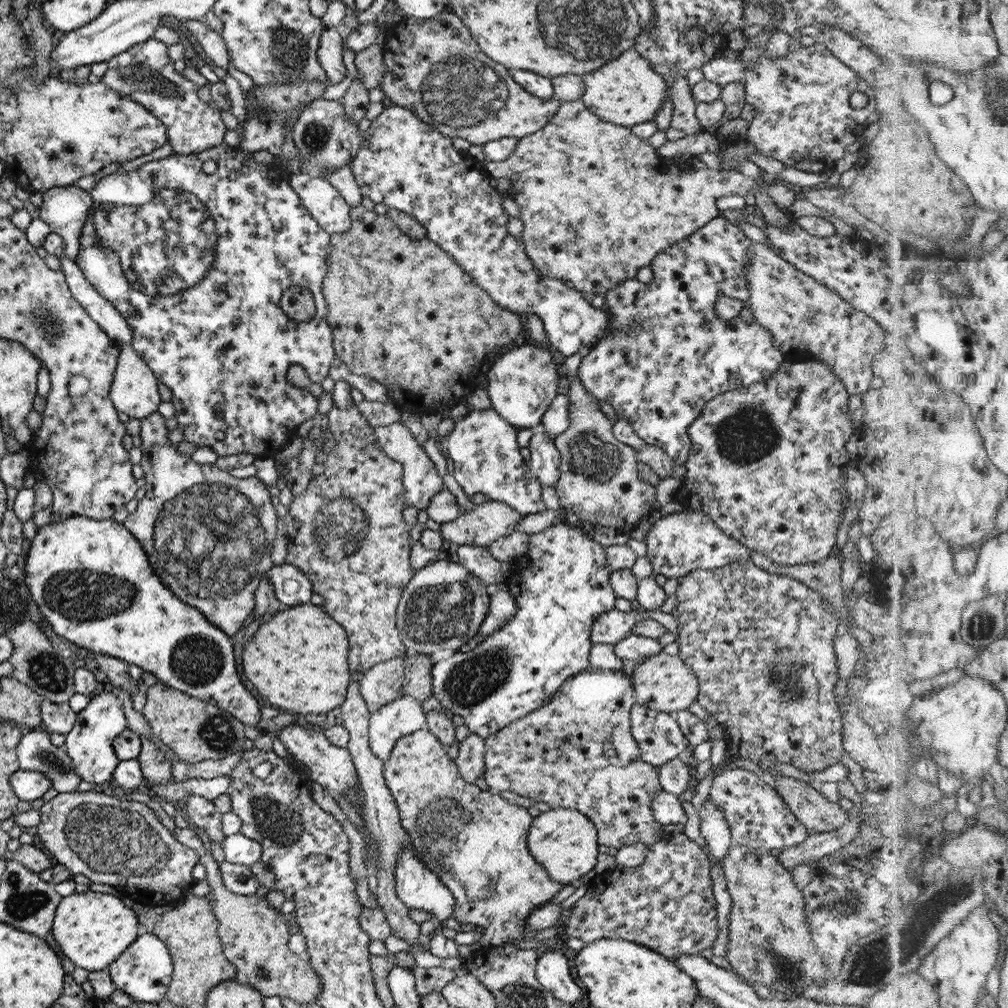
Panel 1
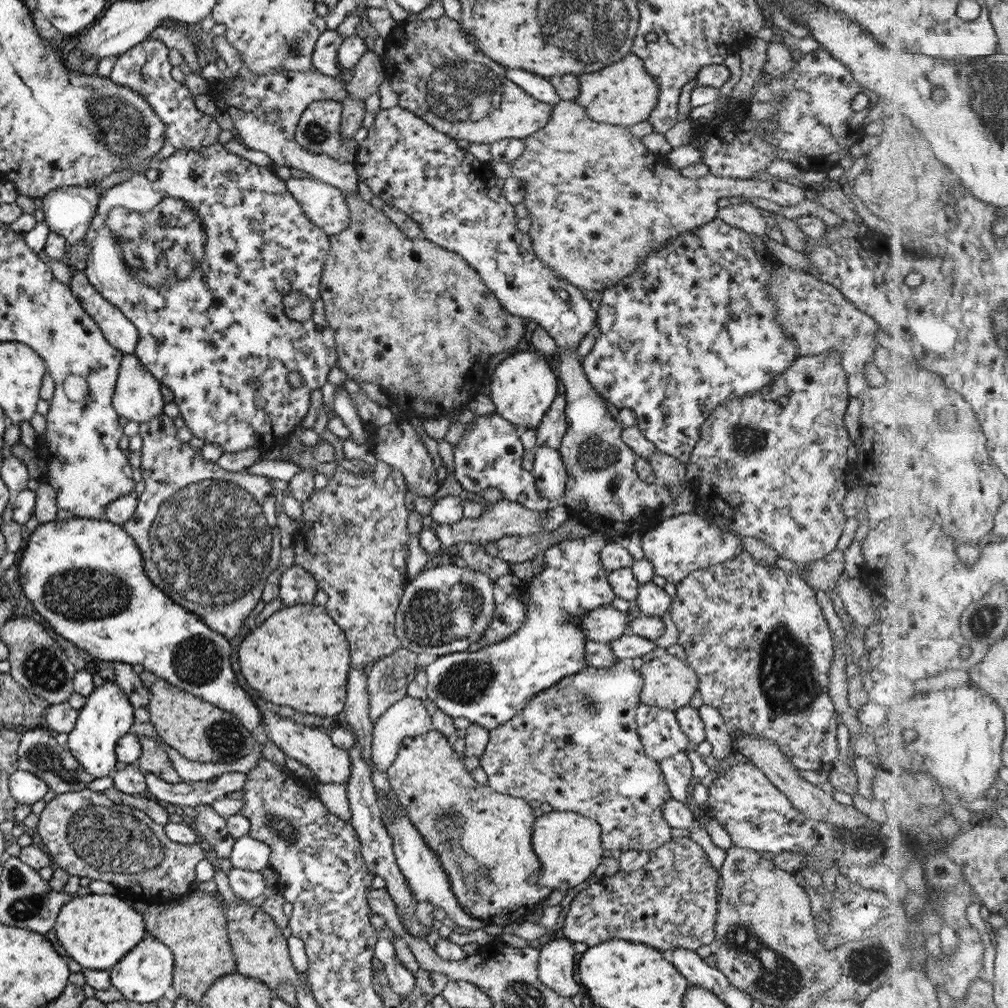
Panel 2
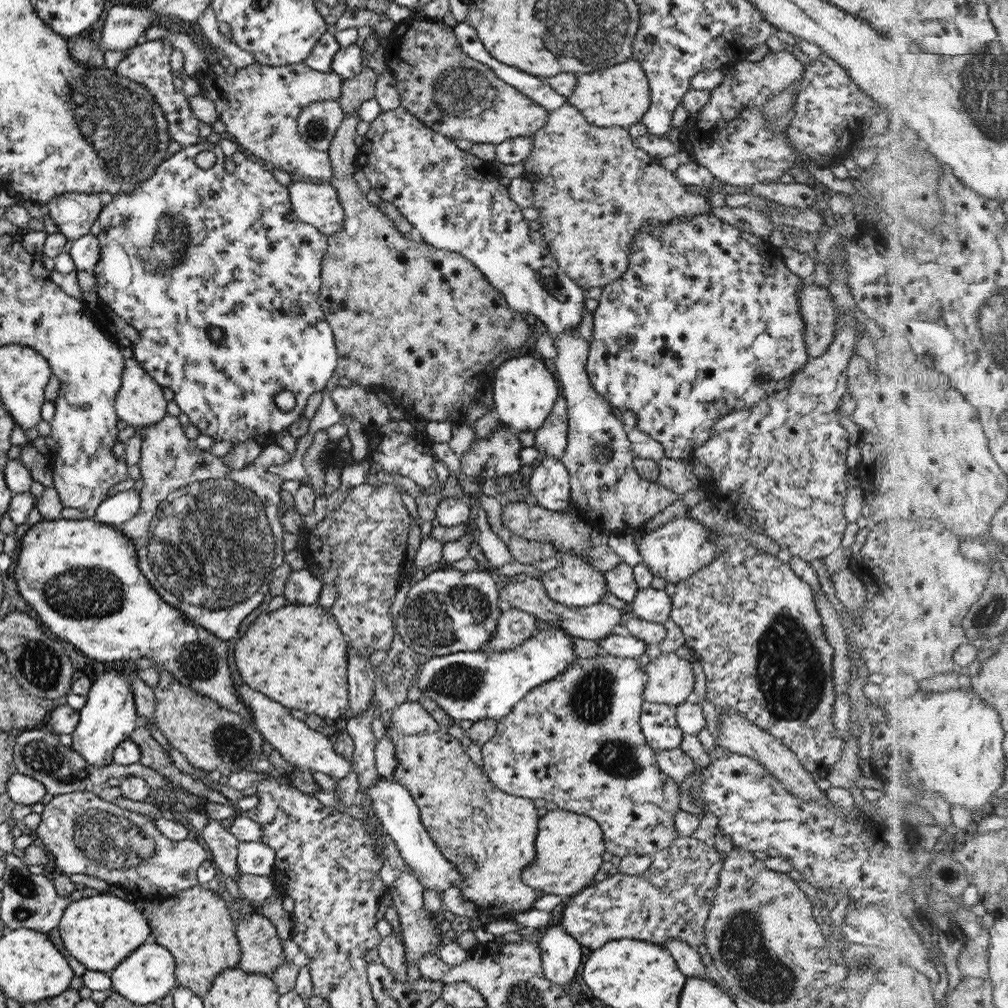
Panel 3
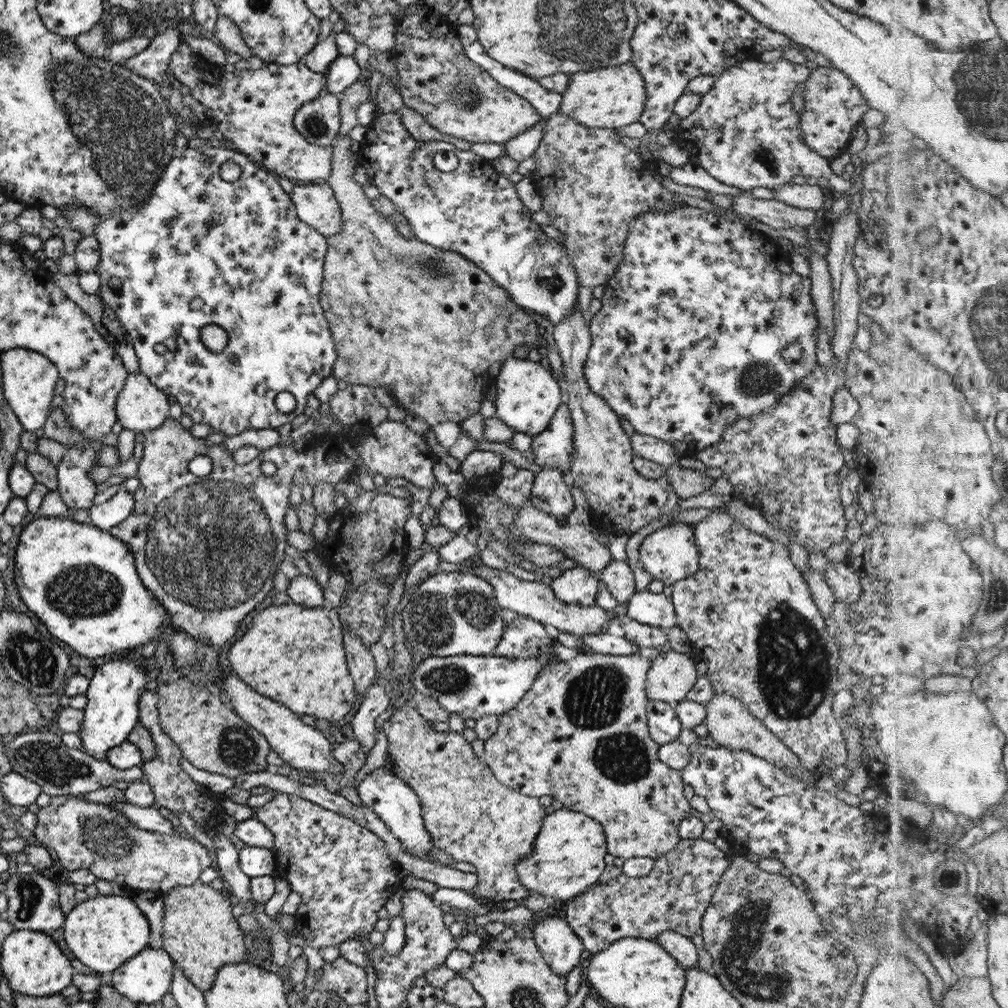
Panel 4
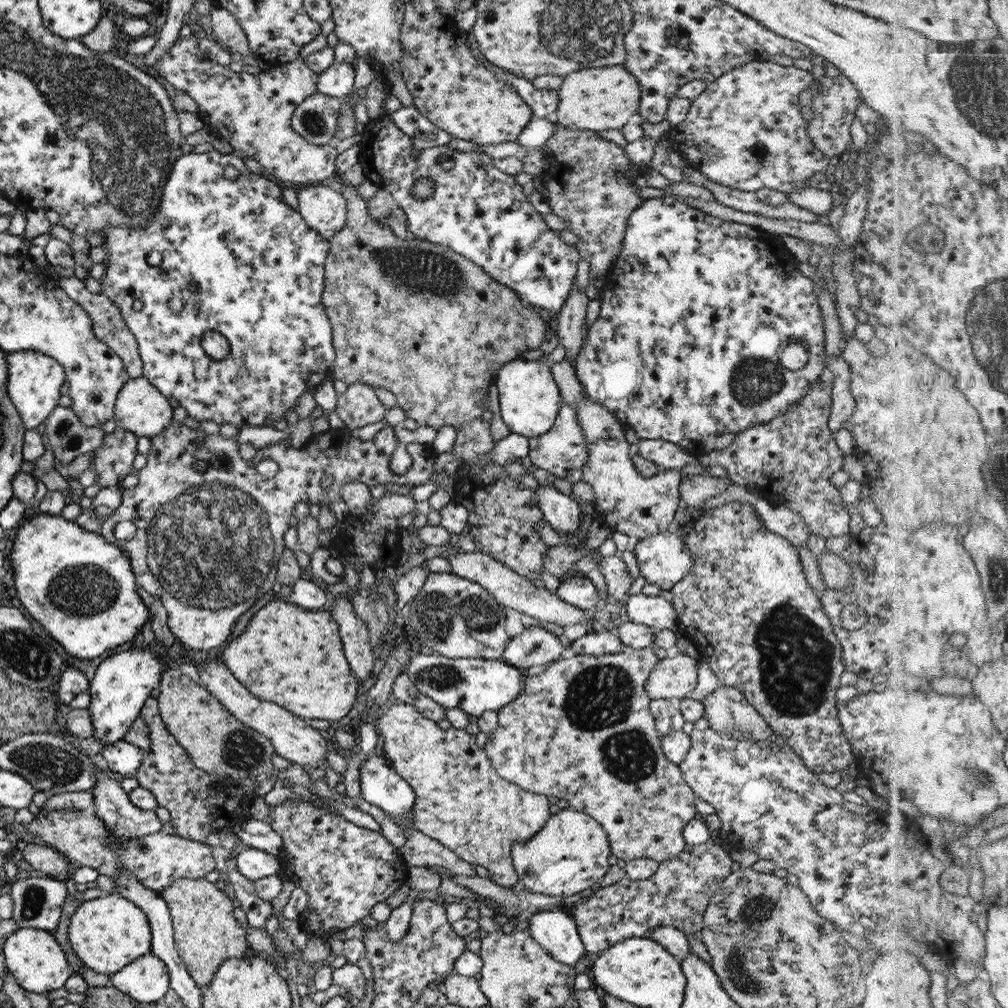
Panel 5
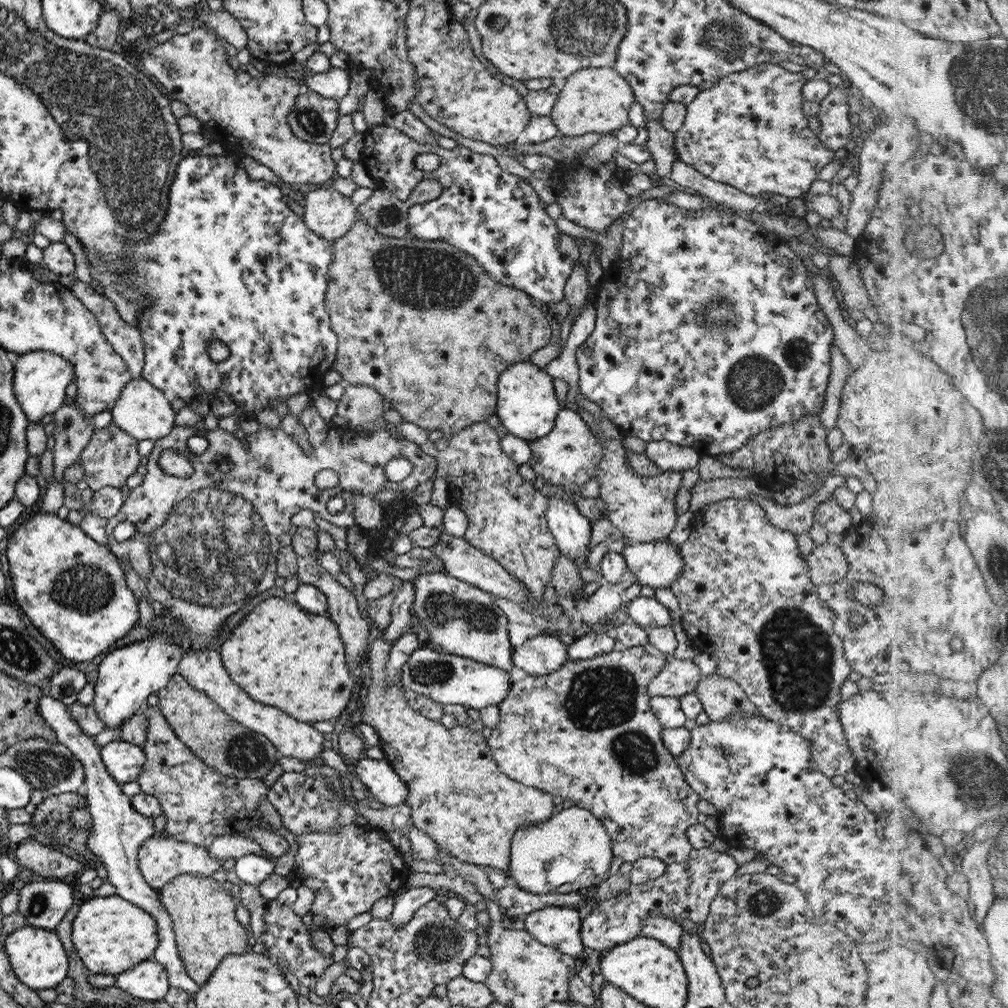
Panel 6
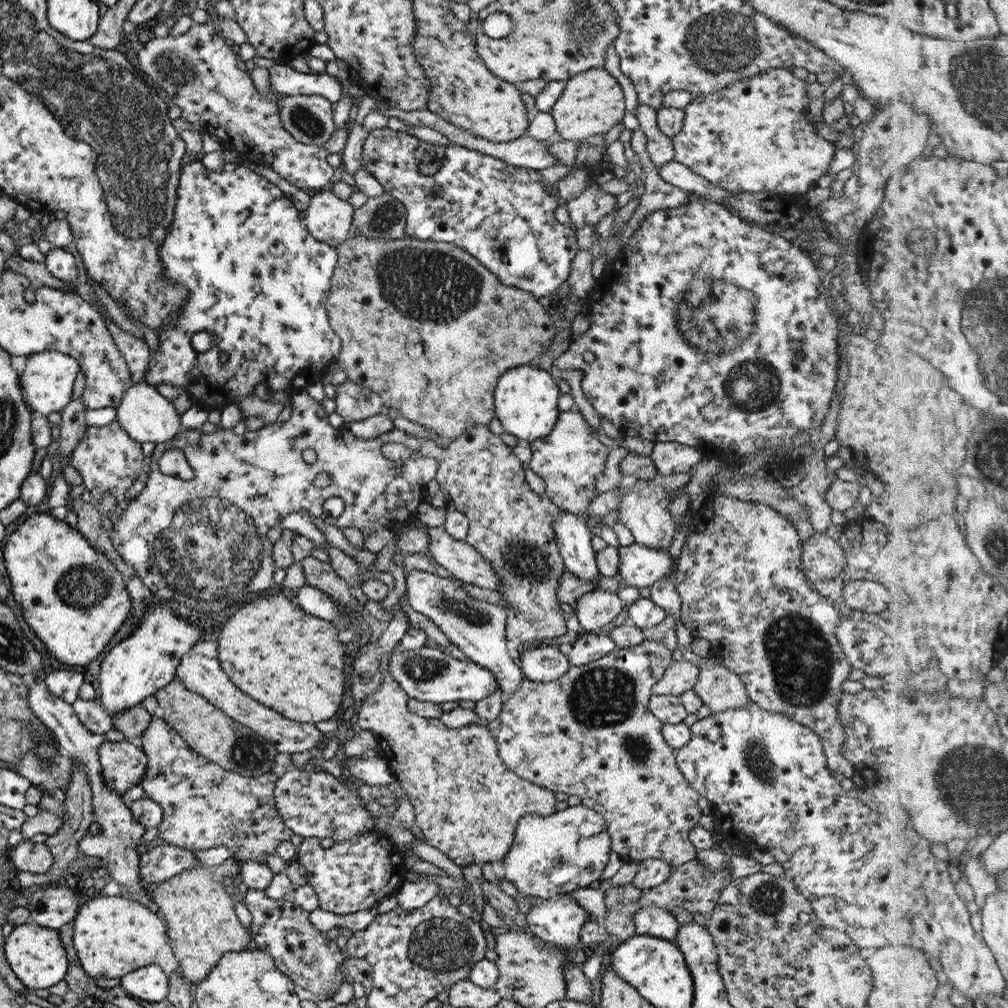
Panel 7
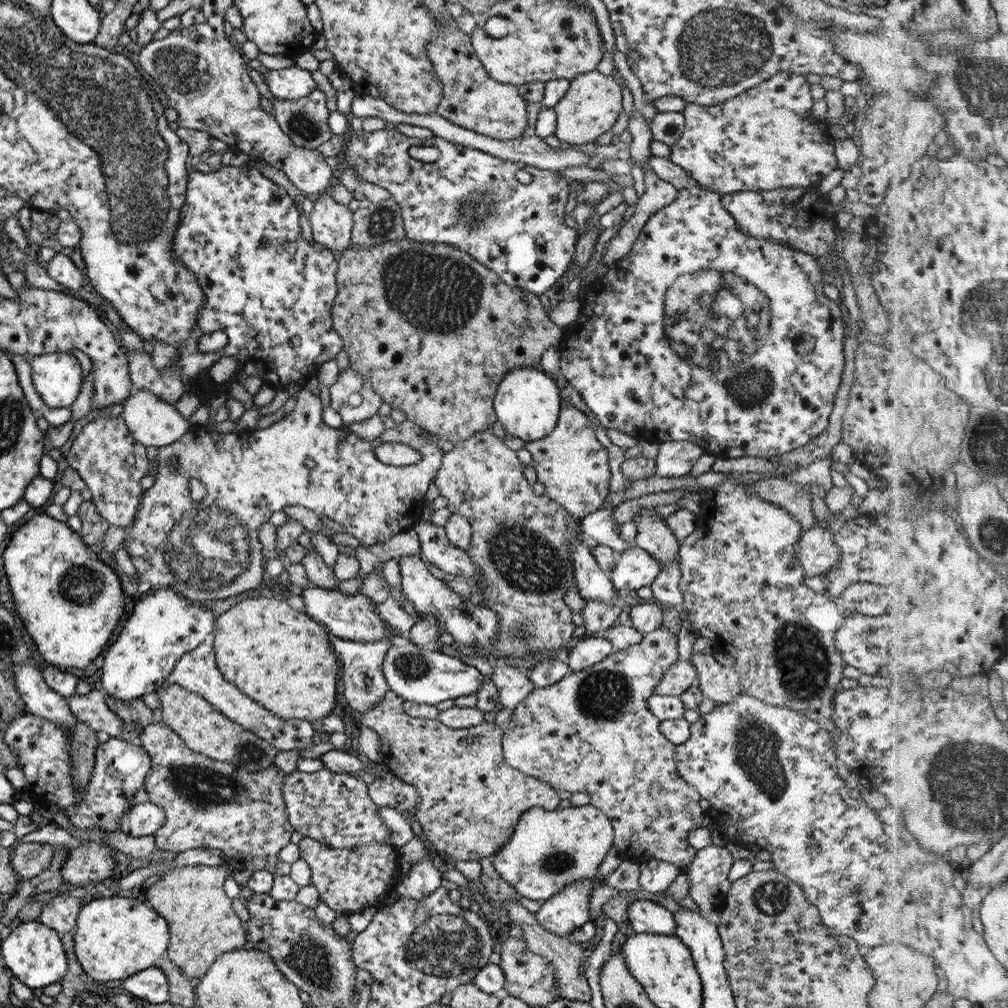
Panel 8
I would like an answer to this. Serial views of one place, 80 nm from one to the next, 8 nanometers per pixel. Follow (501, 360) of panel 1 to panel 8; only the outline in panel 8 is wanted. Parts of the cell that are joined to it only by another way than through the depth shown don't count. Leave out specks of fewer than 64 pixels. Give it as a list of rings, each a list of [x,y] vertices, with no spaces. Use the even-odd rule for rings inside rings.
[[[538,367],[515,368],[499,381],[492,409],[506,434],[527,443],[540,440],[553,431],[560,412],[559,400],[555,382]]]

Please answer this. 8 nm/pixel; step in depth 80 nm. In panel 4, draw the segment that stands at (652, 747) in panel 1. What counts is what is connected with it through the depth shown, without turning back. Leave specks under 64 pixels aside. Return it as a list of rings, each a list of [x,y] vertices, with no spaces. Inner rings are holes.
[[[648,700],[646,705],[646,721],[649,736],[658,744],[665,744],[677,739],[682,729],[675,714],[676,703],[655,702]]]

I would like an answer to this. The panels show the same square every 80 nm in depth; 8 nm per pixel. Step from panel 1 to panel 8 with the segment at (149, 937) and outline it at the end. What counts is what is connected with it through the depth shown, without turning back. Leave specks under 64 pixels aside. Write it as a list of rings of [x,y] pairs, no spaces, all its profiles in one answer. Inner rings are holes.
[[[150,967],[137,972],[121,982],[121,990],[151,1004],[169,1000],[168,984],[160,968]]]

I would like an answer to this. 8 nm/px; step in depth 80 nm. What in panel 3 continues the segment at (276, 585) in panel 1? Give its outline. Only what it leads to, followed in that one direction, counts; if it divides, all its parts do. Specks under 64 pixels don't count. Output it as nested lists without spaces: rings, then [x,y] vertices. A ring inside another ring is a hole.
[[[308,568],[293,570],[284,584],[282,596],[287,604],[310,605],[317,602],[322,583]]]

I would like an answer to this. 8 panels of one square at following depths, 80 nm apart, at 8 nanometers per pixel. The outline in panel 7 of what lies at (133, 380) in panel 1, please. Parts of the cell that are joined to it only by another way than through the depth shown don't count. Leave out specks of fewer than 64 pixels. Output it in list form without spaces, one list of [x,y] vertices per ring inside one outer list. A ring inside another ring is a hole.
[[[145,381],[133,382],[115,407],[117,426],[137,443],[151,442],[157,445],[167,442],[182,429],[179,425],[179,415],[175,412],[173,405],[163,398],[156,389],[157,387]]]

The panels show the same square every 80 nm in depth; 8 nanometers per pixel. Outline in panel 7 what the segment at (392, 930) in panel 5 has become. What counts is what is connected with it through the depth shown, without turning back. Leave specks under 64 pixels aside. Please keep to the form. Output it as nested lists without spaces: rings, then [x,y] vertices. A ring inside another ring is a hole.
[[[421,879],[414,882],[404,881],[393,896],[403,912],[410,912],[427,904],[438,893],[439,889],[435,883]]]

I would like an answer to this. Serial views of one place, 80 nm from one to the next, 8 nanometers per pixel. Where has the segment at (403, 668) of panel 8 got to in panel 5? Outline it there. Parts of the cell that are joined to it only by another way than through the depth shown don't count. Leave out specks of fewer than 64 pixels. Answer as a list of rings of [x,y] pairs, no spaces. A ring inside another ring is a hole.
[[[418,653],[416,656],[410,657],[410,660],[405,666],[405,673],[408,676],[408,679],[411,681],[411,684],[413,684],[415,689],[420,694],[423,694],[424,696],[431,698],[437,704],[440,704],[444,709],[455,708],[455,706],[457,706],[457,708],[461,708],[463,712],[466,712],[467,716],[471,715],[478,717],[482,712],[485,711],[496,712],[496,710],[499,710],[499,708],[501,708],[503,705],[509,704],[509,702],[515,700],[515,697],[517,696],[517,694],[519,694],[520,688],[523,686],[523,677],[528,676],[522,675],[519,669],[520,668],[506,664],[503,660],[483,660],[481,658],[451,658],[446,657],[445,655],[437,655],[437,654],[422,655],[421,653]]]

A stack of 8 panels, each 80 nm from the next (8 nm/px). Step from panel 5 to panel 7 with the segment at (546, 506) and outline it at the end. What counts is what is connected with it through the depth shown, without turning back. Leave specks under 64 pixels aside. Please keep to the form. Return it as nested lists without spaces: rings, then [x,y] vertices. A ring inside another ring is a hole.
[[[560,510],[551,527],[554,528],[557,550],[566,570],[597,589],[592,582],[600,572],[596,567],[593,548],[589,544],[592,534],[585,517]]]

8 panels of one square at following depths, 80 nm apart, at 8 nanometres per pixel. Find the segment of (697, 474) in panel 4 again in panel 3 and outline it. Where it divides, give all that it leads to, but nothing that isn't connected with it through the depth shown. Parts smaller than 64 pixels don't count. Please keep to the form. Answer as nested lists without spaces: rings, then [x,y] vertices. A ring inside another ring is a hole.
[[[663,459],[656,462],[658,466],[658,484],[682,496],[685,492],[698,489],[701,480],[693,474],[691,466],[681,460]]]

